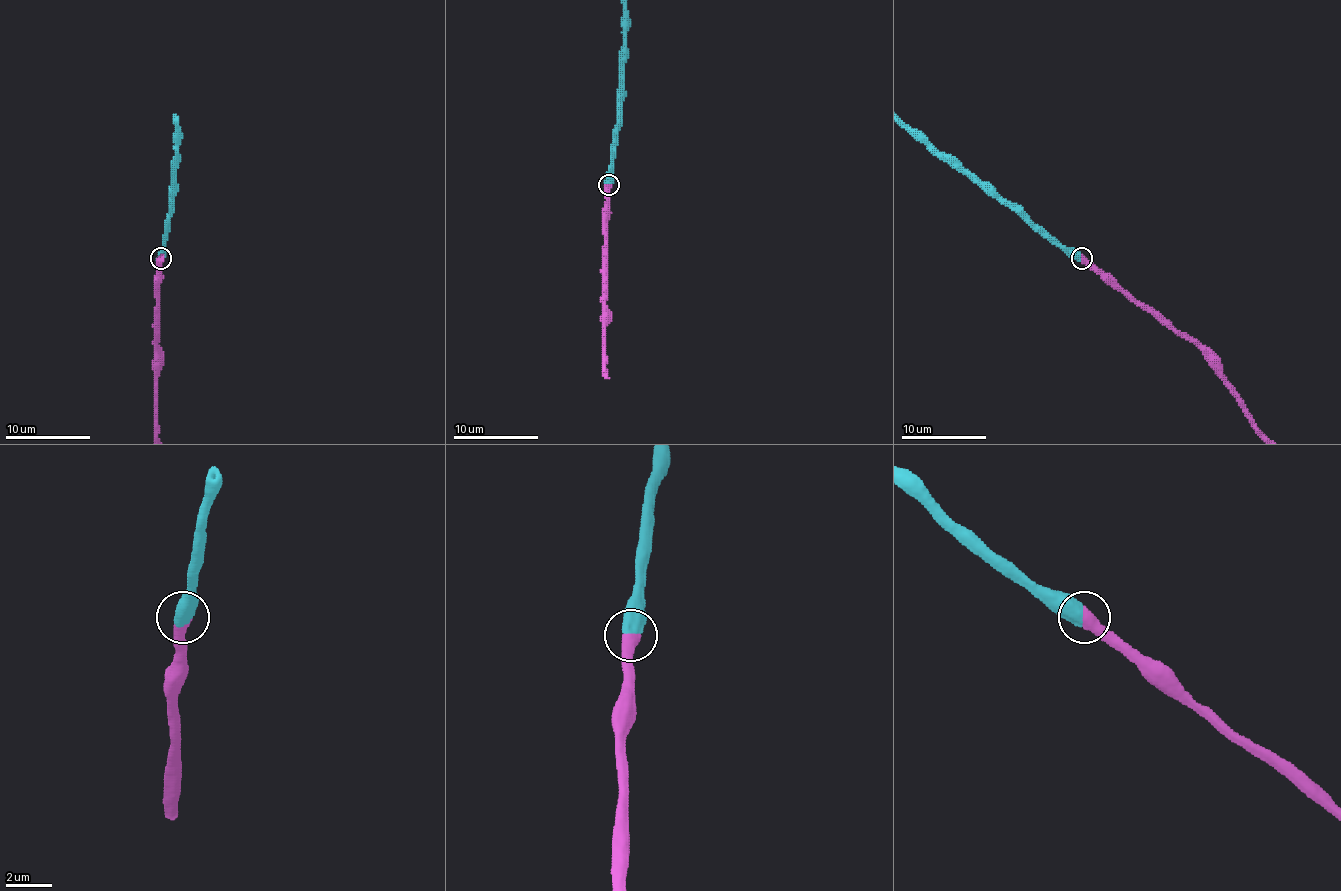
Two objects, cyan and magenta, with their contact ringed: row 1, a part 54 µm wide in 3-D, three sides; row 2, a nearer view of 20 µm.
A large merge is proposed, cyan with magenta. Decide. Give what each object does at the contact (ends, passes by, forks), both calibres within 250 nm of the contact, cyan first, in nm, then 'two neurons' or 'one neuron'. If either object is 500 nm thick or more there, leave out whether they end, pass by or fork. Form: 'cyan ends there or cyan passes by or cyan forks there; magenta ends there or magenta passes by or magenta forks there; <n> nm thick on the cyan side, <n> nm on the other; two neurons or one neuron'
650 nm thick on the cyan side, 550 nm on the other; one neuron

